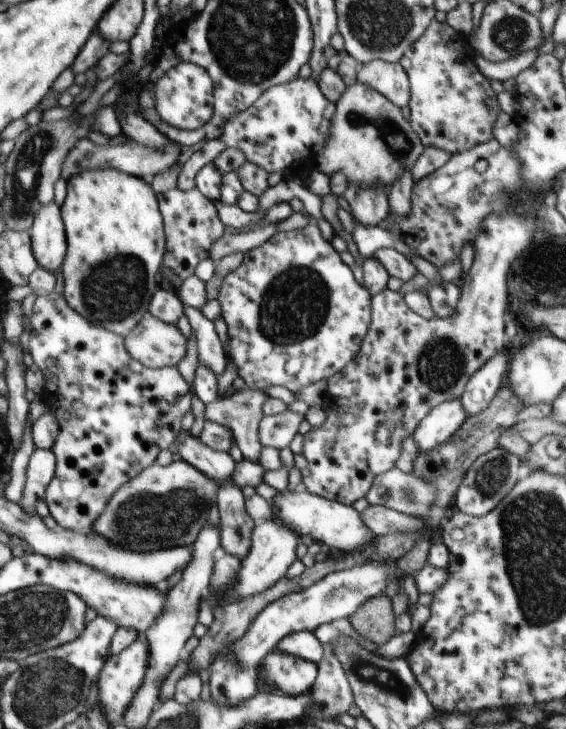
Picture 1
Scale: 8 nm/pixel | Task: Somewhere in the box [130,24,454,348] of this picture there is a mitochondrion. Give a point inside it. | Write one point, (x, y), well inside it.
(399, 145)

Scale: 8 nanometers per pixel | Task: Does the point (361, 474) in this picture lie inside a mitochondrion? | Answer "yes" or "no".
no

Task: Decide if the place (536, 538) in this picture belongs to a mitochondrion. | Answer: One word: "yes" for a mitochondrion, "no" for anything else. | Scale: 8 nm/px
yes

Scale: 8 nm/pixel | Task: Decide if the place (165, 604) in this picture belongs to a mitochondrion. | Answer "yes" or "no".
no

